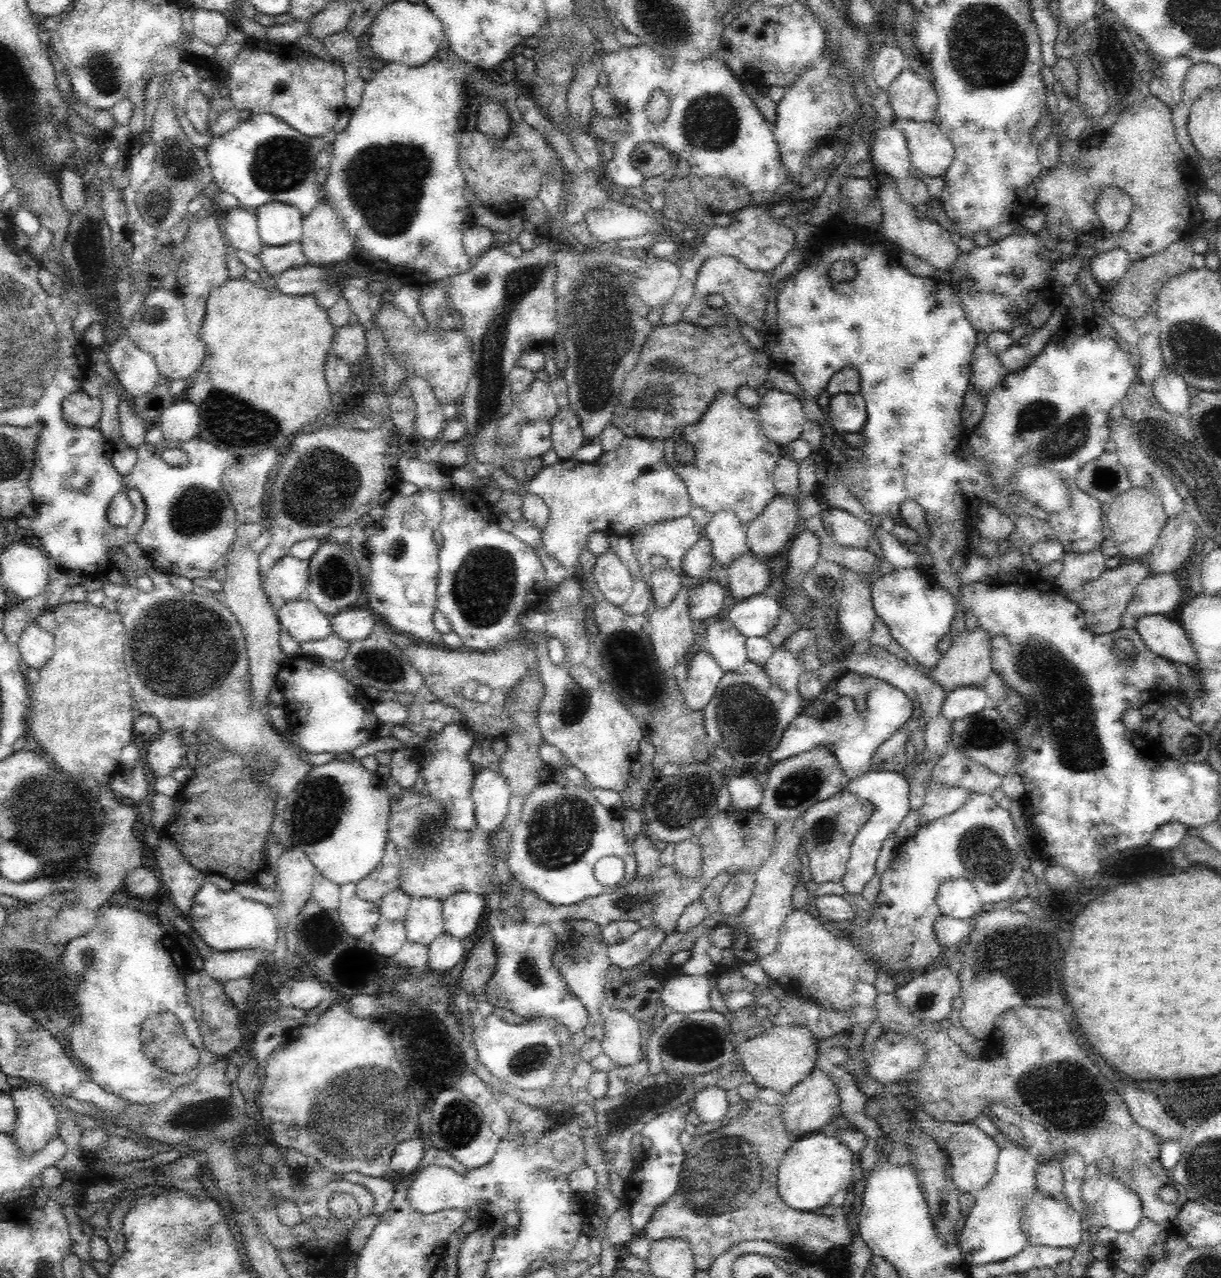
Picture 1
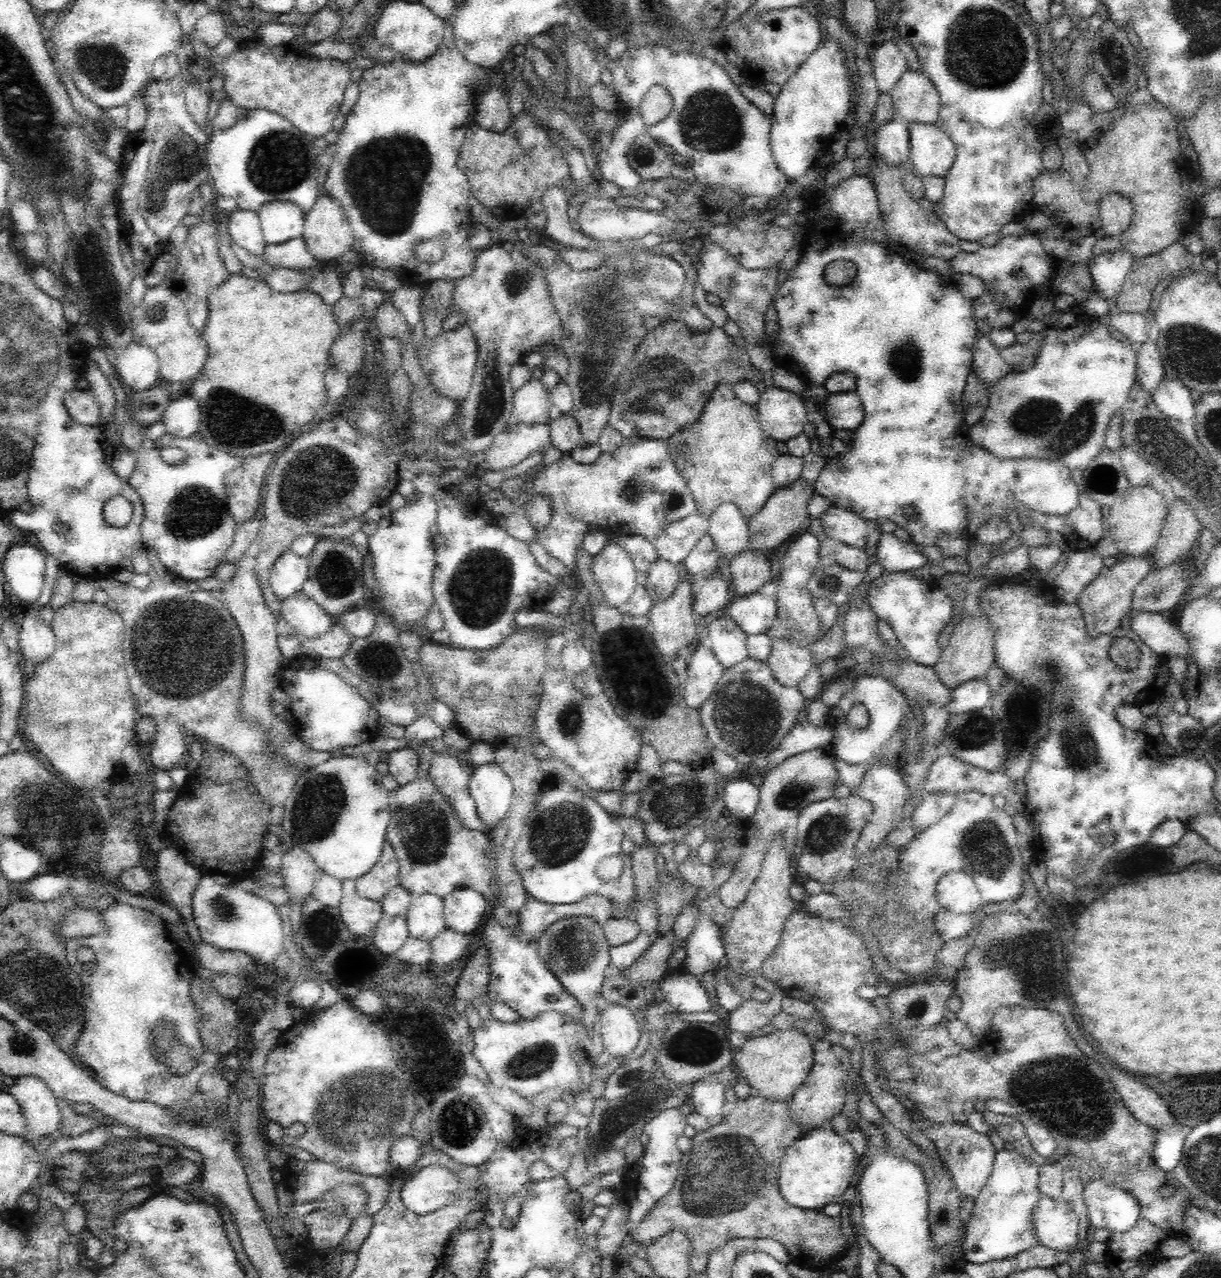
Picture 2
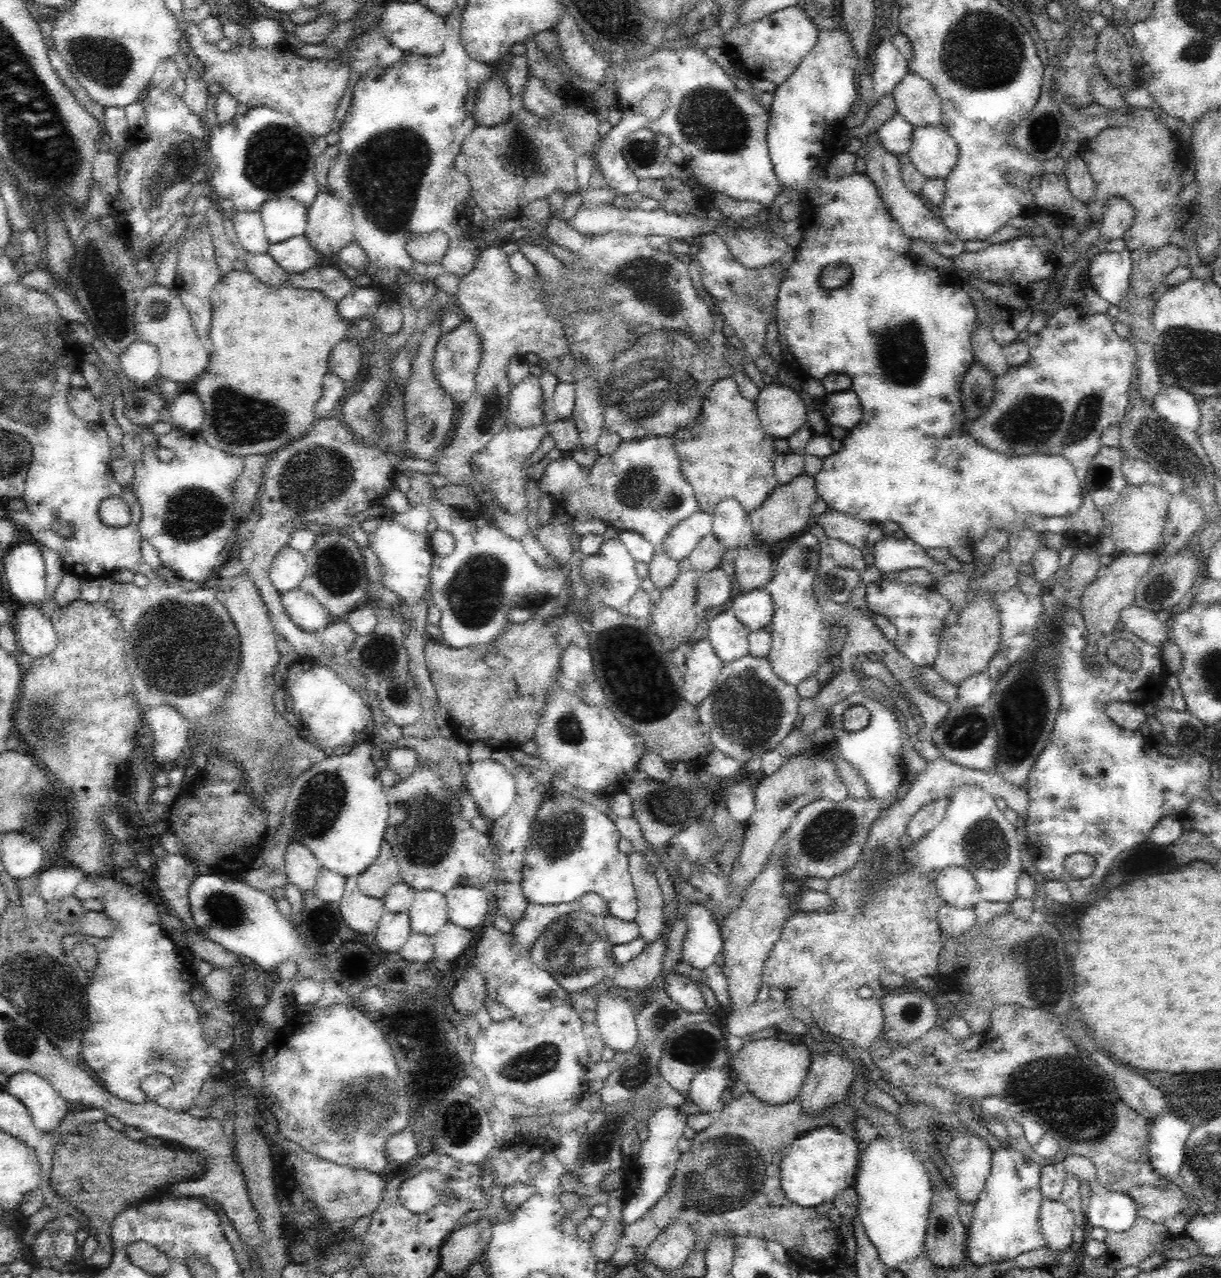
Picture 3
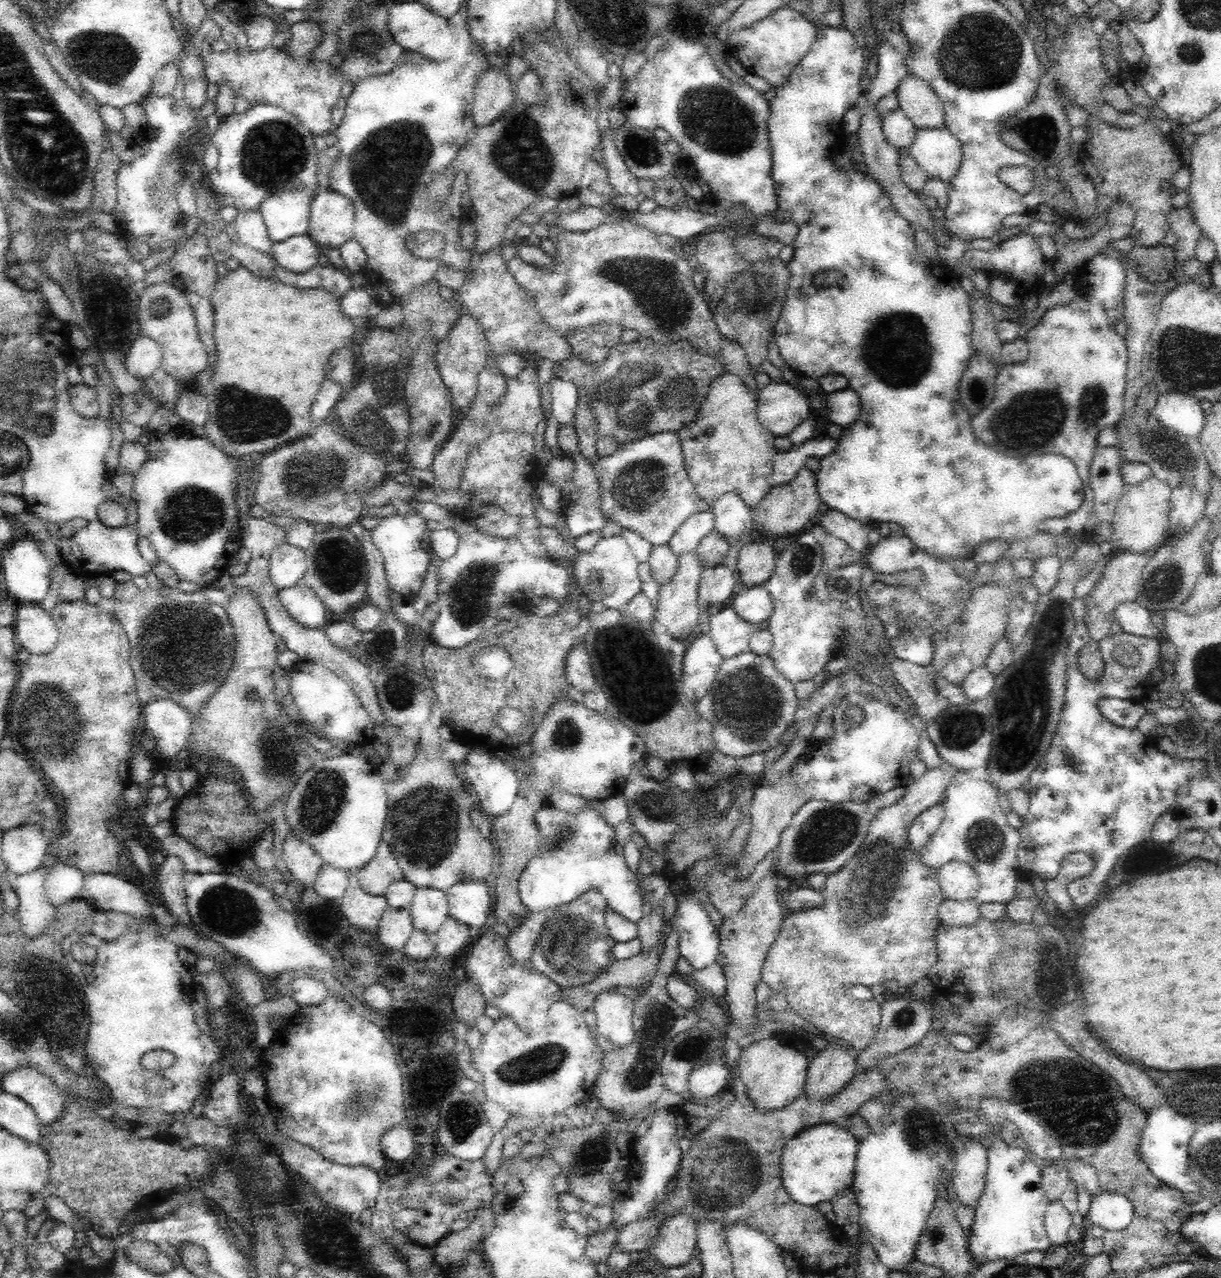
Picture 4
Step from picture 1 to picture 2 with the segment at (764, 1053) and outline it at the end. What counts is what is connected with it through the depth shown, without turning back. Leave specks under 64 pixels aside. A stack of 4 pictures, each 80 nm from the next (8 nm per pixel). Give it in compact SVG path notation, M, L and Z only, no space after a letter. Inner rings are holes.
M802 1029L774 1030L765 1036L746 1040L742 1048L733 1048L735 1072L749 1084L754 1092L760 1090L776 1100L790 1100L798 1086L804 1082L814 1066L814 1050L807 1033Z

